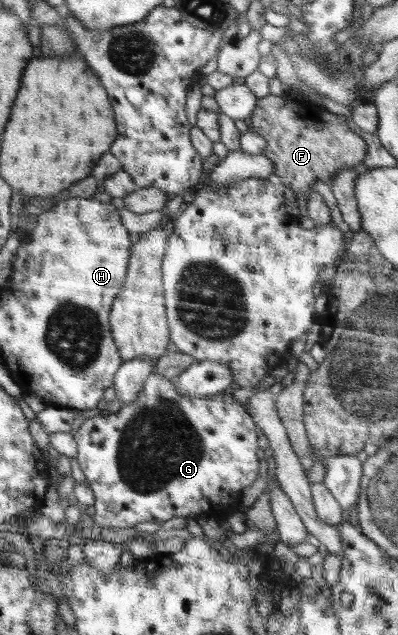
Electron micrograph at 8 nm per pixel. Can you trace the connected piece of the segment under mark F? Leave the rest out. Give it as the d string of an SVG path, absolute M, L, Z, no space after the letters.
M266 96L258 101L255 113L247 120L250 130L261 135L267 143L264 155L274 162L274 176L294 192L302 192L306 199L314 192L314 182L336 178L340 170L352 168L362 162L368 152L364 140L349 127L343 114L331 114L324 107L307 102L297 102L286 96Z

